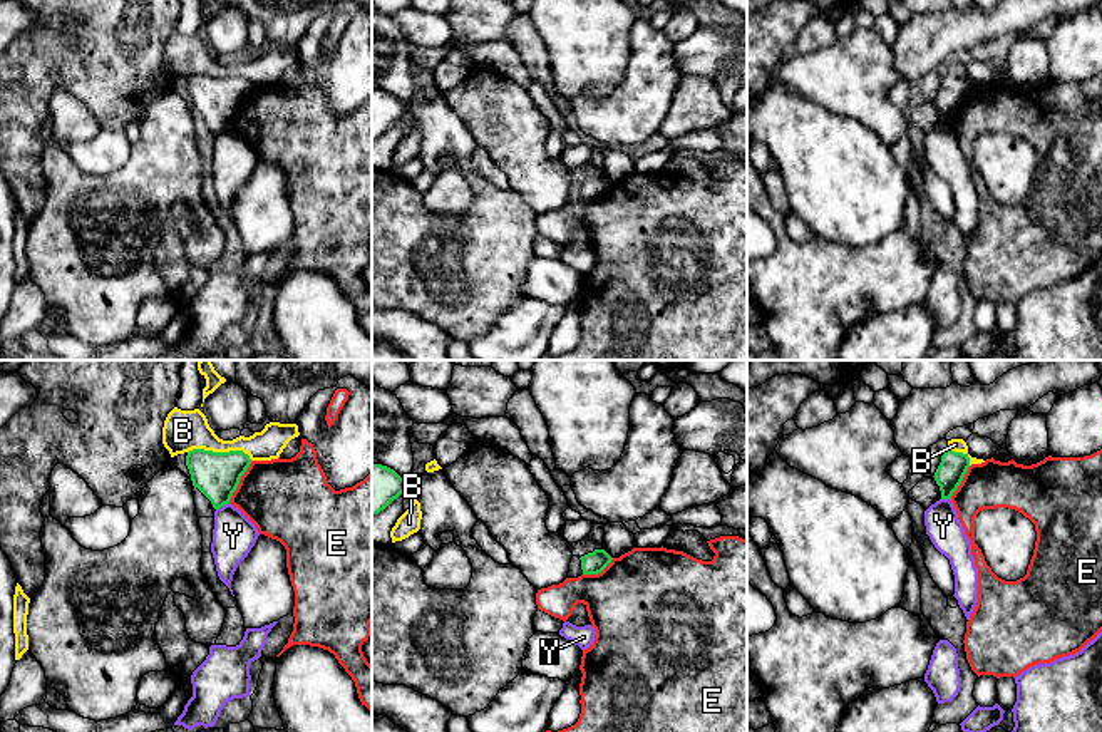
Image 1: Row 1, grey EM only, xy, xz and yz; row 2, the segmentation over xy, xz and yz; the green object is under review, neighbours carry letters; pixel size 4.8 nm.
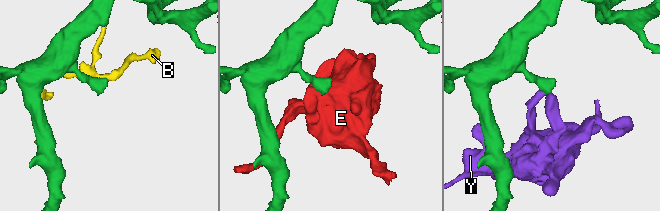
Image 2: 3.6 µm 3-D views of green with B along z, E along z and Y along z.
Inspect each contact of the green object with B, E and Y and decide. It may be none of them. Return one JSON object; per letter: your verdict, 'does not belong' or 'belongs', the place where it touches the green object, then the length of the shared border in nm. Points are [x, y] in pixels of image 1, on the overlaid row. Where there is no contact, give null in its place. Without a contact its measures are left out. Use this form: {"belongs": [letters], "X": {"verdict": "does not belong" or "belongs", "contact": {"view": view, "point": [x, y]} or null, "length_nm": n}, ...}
{"belongs": [], "B": {"verdict": "does not belong", "contact": {"view": "xy", "point": [220, 453]}, "length_nm": 320}, "E": {"verdict": "does not belong", "contact": {"view": "xy", "point": [238, 483]}, "length_nm": 240}, "Y": {"verdict": "does not belong", "contact": {"view": "xy", "point": [221, 506]}, "length_nm": 70}}

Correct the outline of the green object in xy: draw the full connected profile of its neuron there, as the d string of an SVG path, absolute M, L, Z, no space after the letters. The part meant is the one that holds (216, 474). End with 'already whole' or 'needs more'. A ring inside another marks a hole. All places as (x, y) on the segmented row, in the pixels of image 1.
M193 449L186 456L193 486L211 501L214 509L229 504L250 464L251 459L243 451L213 452Z; already whole

